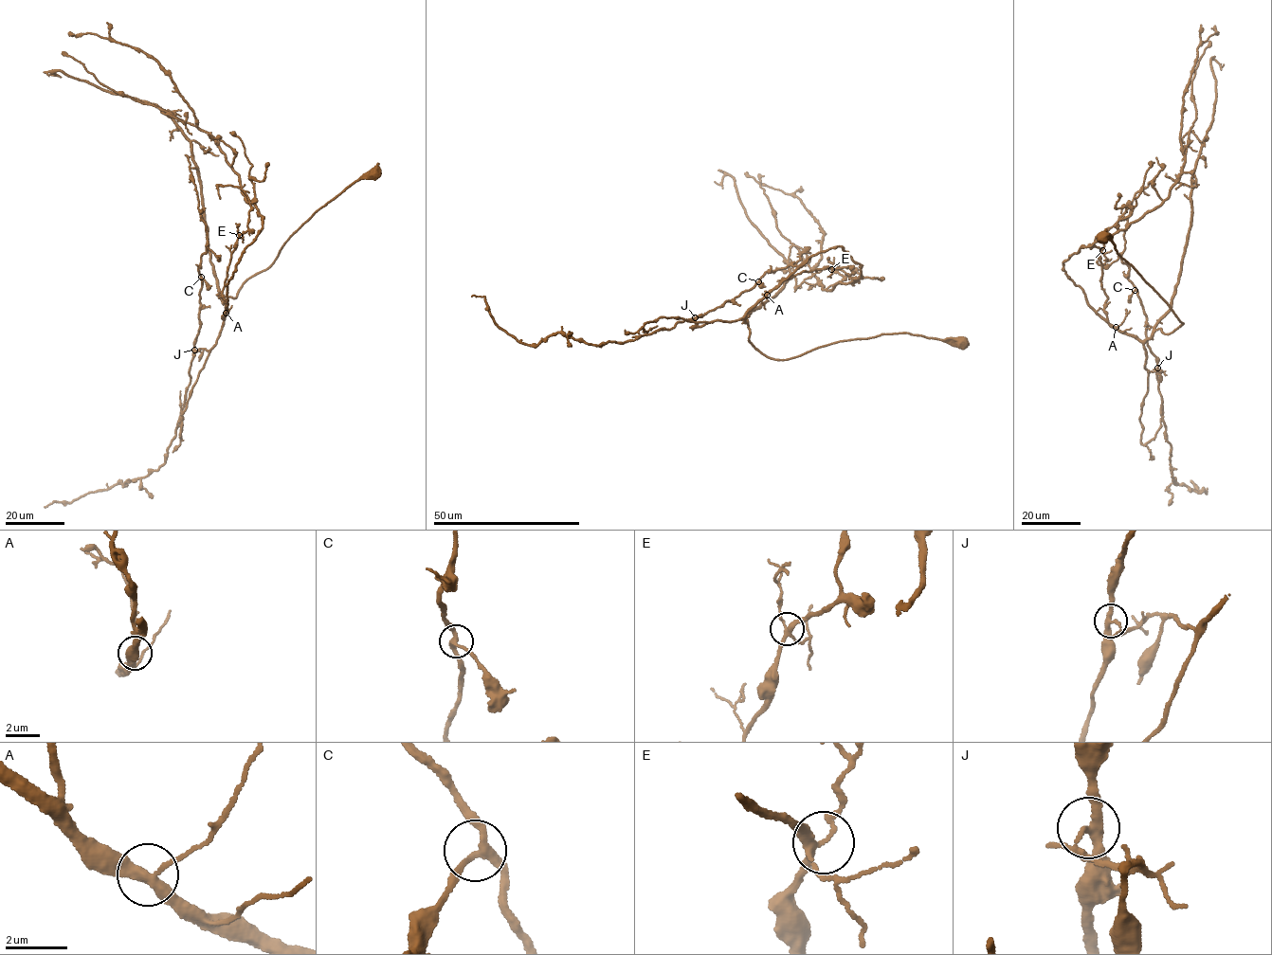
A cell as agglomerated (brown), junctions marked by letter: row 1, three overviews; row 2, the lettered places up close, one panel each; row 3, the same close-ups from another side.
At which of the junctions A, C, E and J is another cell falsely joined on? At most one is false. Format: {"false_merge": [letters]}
{"false_merge": ["J"]}

